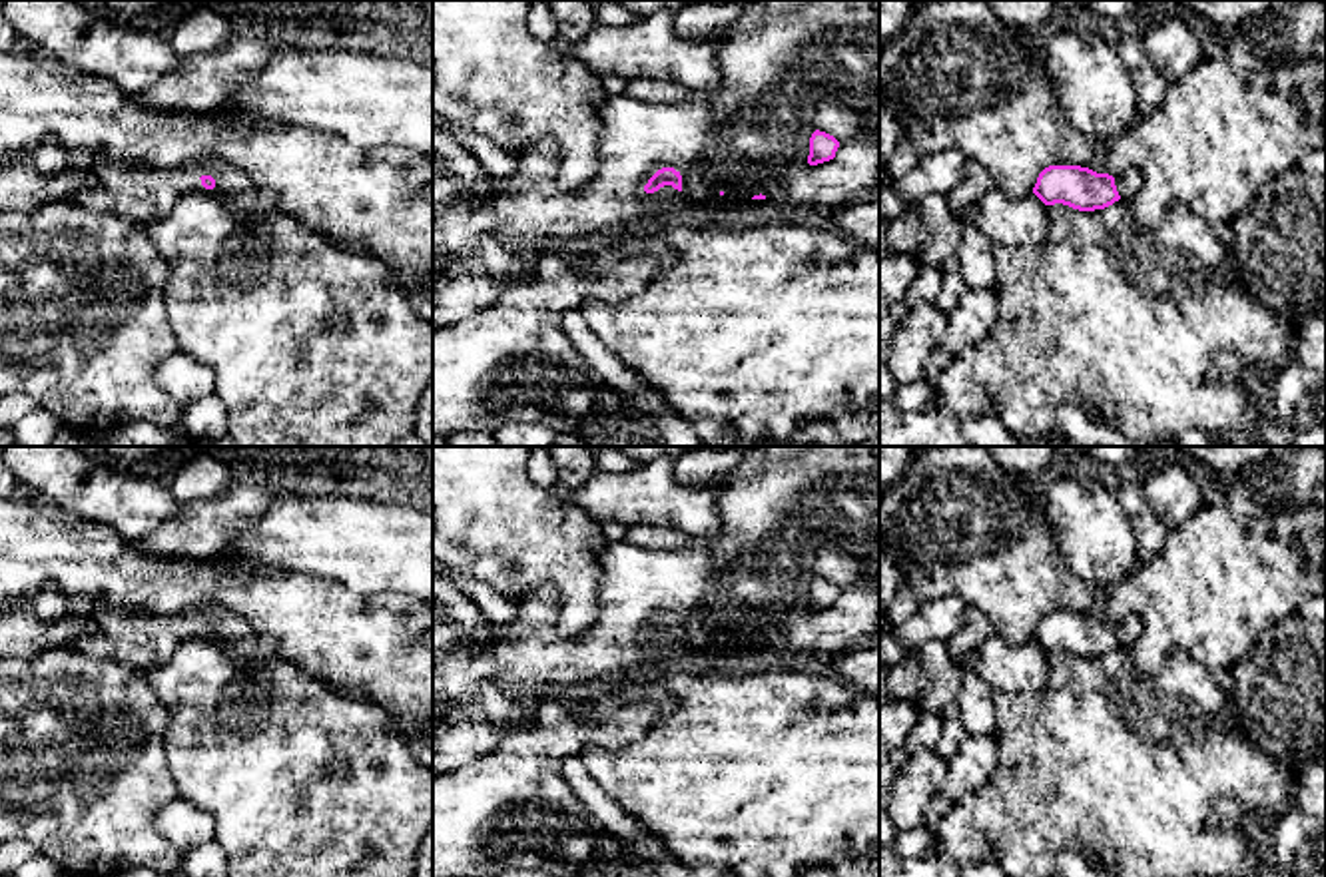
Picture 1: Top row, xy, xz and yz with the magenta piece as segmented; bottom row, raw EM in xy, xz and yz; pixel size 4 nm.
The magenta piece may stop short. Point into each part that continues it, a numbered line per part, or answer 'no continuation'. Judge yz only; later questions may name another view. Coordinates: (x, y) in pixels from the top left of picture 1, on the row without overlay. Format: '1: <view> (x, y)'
1: yz (1129, 628)

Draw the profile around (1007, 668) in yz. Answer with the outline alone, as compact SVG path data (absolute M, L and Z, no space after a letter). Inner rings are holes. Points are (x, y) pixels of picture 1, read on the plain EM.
M991 636L977 652L953 660L961 674L973 670L993 692L1037 692L1049 678L1047 652L1035 640L1009 646Z

